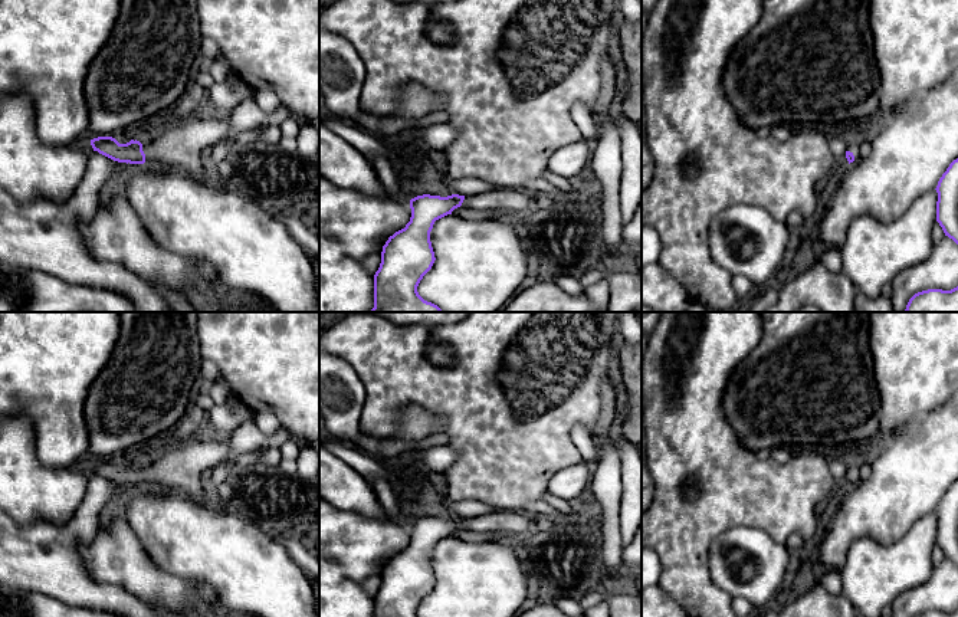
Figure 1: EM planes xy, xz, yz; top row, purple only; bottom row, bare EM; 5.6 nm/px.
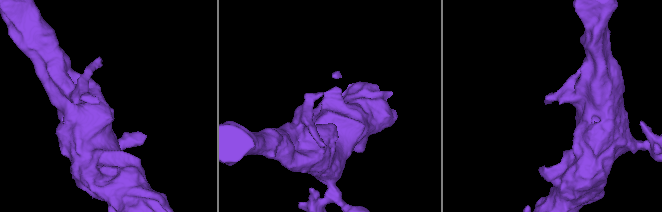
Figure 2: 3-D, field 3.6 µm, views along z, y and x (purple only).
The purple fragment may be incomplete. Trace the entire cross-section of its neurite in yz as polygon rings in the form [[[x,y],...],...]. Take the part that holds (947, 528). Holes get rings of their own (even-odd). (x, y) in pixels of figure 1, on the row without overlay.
[[[958,480],[954,482],[936,508],[936,544],[945,558],[958,567]]]

